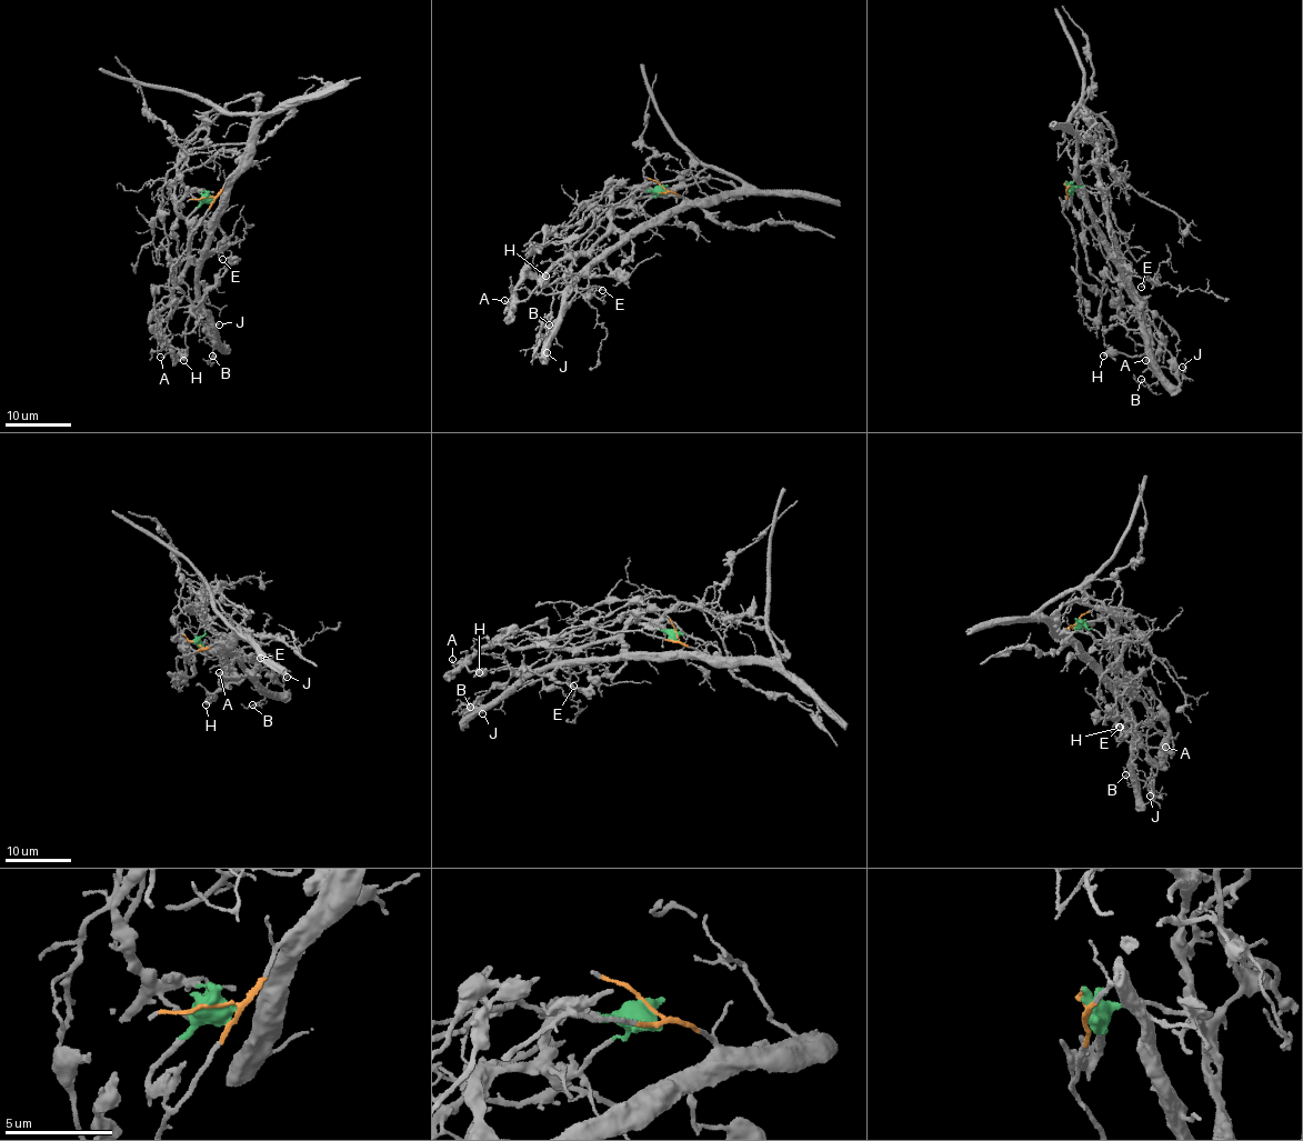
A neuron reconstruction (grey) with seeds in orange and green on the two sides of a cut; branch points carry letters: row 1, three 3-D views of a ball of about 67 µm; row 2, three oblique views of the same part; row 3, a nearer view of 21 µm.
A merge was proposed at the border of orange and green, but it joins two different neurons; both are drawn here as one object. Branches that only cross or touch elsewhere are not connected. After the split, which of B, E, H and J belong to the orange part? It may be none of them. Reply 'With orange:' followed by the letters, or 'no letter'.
With orange: B, E, J

